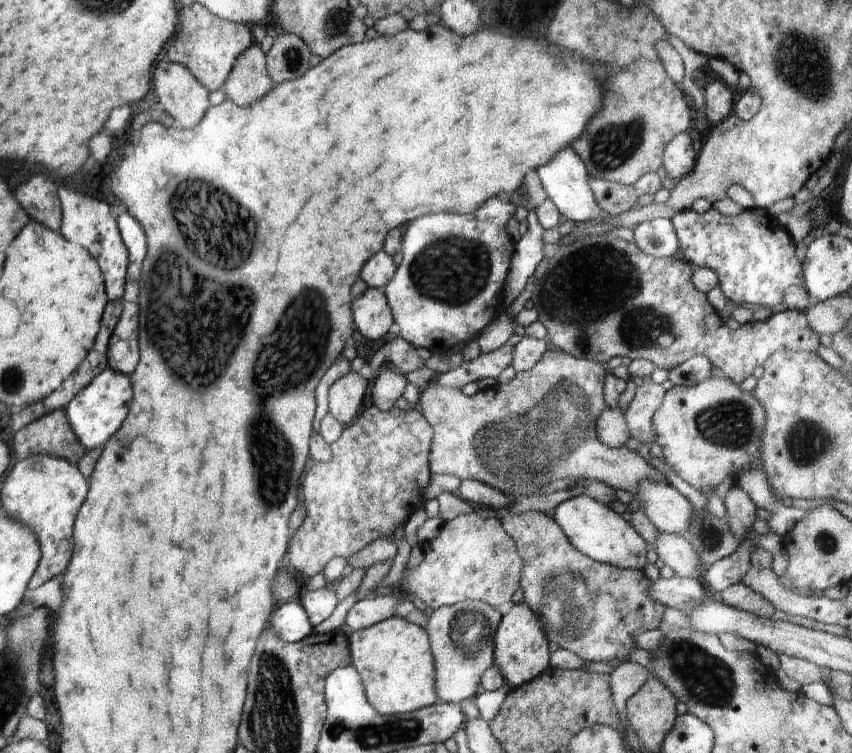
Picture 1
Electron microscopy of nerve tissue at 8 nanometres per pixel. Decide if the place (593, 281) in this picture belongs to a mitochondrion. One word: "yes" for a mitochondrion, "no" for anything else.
yes

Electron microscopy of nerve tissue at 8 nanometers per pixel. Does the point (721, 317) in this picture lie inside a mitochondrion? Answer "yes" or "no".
no

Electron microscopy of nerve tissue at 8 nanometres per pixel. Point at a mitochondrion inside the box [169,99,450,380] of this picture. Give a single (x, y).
(246, 228)

